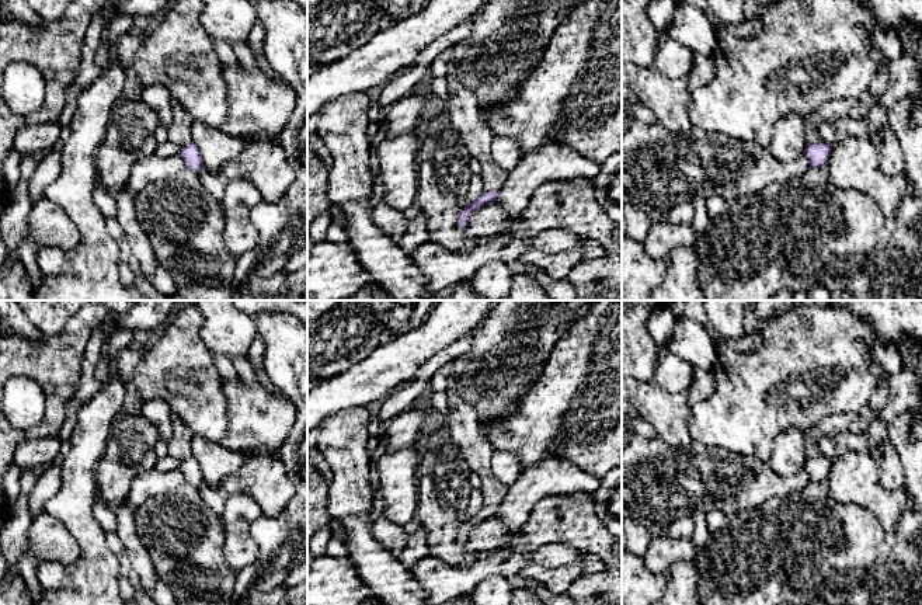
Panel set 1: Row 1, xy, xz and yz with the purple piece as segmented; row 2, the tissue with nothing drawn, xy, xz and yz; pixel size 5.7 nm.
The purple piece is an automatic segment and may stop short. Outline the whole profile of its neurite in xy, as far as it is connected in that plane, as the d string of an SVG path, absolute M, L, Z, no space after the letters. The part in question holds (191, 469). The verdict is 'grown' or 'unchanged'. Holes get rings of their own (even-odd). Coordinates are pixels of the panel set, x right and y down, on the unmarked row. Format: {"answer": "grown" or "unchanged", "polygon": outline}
{"answer": "unchanged", "polygon": "M194 456L180 463L178 469L184 474L185 481L189 484L199 487L202 483L205 483L201 466Z"}

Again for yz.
{"answer": "unchanged", "polygon": "M818 456L807 459L803 469L808 474L810 483L820 483L825 480L832 463L831 459Z"}

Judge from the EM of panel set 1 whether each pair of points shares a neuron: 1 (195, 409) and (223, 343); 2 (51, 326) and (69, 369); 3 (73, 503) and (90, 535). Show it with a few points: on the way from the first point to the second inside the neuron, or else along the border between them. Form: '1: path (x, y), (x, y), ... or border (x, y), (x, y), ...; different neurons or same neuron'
1: border (204, 320), (201, 340), (212, 354); different neurons
2: border (73, 315), (58, 333), (42, 336); different neurons
3: path (76, 511), (83, 527); same neuron

